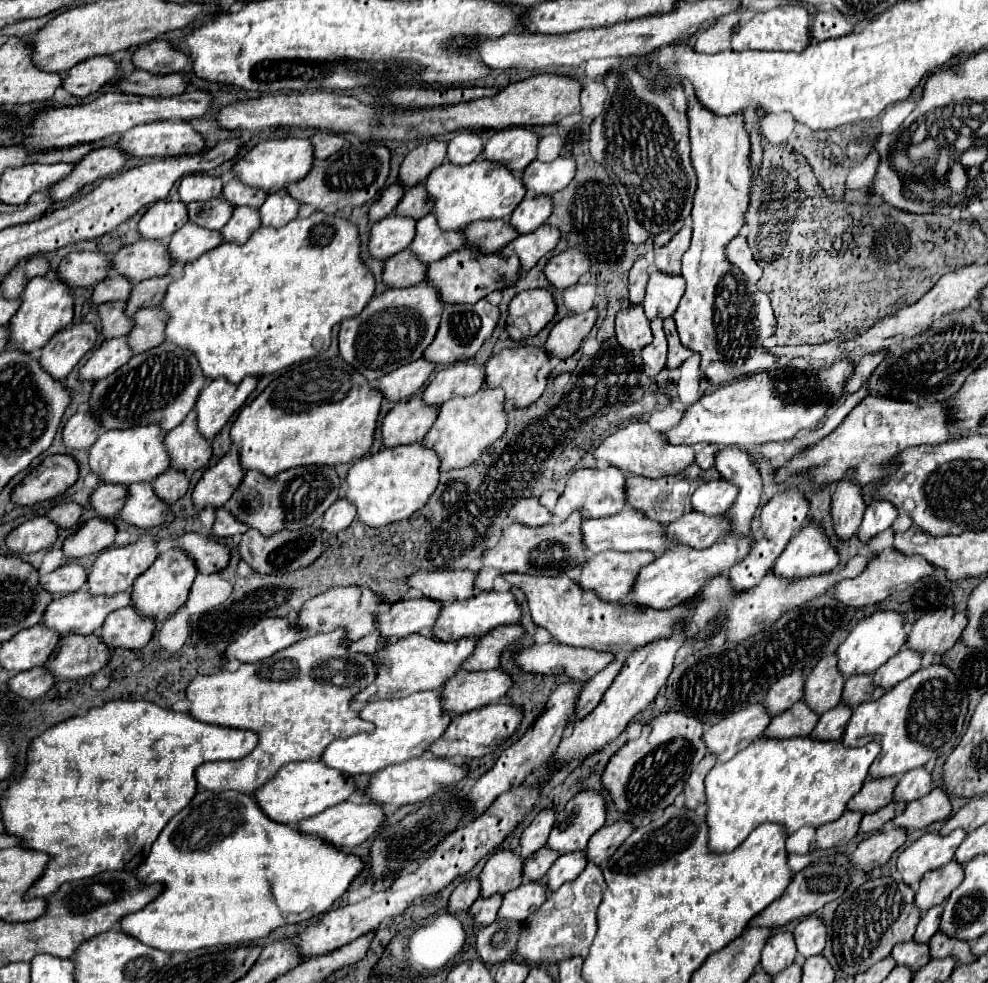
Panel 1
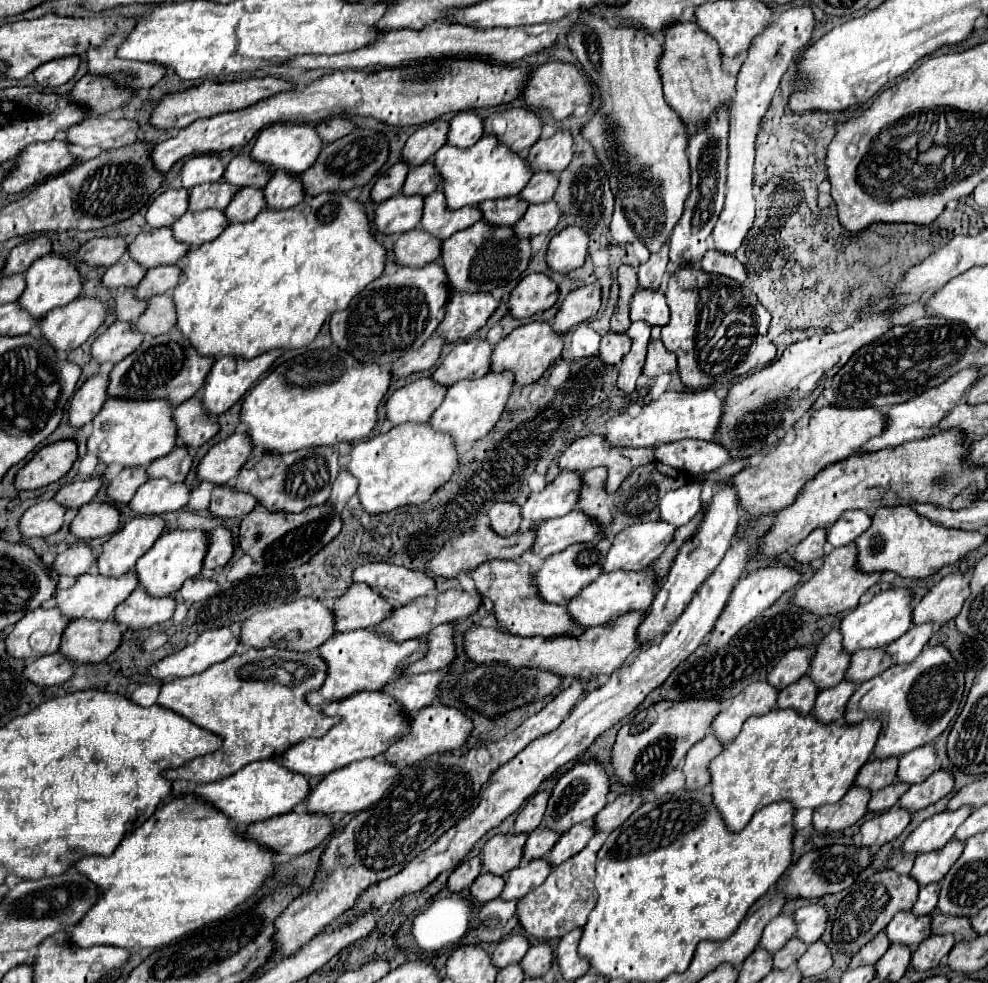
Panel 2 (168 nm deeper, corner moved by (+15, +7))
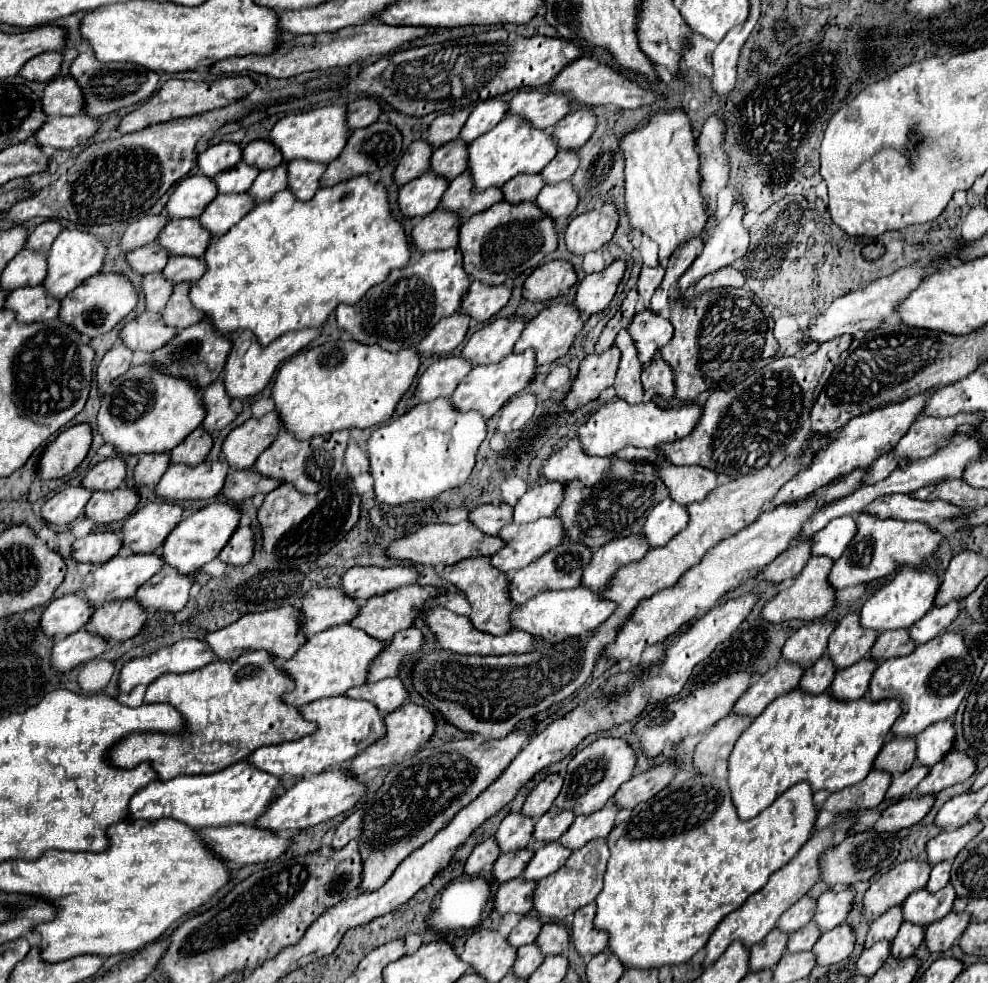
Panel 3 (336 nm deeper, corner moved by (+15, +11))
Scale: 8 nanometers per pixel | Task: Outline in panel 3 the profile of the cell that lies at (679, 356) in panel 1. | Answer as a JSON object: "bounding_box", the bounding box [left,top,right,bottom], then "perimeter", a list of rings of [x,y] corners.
{"bounding_box":[641,354,675,398],"perimeter":[[[661,354],[653,356],[653,364],[645,364],[643,374],[641,374],[643,388],[649,390],[653,388],[657,394],[671,398],[675,394],[675,384],[673,384],[673,370],[669,364],[661,360]]]}

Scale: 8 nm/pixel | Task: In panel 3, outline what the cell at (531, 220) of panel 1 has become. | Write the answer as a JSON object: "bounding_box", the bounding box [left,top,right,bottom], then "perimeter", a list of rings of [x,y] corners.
{"bounding_box":[541,150,579,184],"perimeter":[[[559,150],[557,156],[541,170],[541,178],[545,180],[545,184],[563,182],[577,170],[577,164],[579,164],[579,158],[575,152]]]}

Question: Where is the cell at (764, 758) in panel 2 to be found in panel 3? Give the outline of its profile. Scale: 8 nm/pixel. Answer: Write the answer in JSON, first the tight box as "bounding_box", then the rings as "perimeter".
{"bounding_box":[727,690,901,820],"perimeter":[[[791,690],[779,696],[741,734],[741,738],[735,742],[731,756],[727,758],[729,762],[727,782],[739,818],[741,820],[755,818],[769,804],[773,804],[777,796],[781,796],[785,790],[789,790],[799,782],[807,782],[813,792],[819,790],[839,792],[847,786],[859,784],[873,768],[871,764],[885,742],[885,734],[891,730],[899,714],[901,714],[901,704],[897,700],[883,700],[873,704],[865,698],[859,698],[853,702],[839,702],[831,698],[827,692],[813,696],[799,690]]]}

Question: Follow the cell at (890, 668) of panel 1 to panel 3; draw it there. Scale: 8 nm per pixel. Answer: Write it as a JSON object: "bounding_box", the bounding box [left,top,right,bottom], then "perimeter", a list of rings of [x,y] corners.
{"bounding_box":[909,600,959,644],"perimeter":[[[953,600],[947,606],[941,608],[933,608],[933,612],[929,612],[929,616],[923,616],[921,620],[917,620],[917,624],[913,624],[913,628],[909,628],[909,636],[915,640],[915,644],[925,644],[931,638],[939,636],[959,614],[959,602]]]}

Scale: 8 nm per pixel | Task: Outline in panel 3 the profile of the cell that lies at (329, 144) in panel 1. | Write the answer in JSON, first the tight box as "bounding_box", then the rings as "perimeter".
{"bounding_box":[347,98,381,130],"perimeter":[[[357,98],[355,102],[347,104],[347,124],[349,130],[357,130],[357,128],[365,128],[369,124],[373,124],[381,114],[381,106],[377,100],[373,98]]]}

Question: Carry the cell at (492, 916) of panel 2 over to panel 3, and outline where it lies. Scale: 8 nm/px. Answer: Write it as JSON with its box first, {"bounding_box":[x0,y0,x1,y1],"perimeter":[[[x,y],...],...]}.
{"bounding_box":[493,878,535,916],"perimeter":[[[521,878],[509,880],[499,886],[493,898],[493,910],[501,916],[505,914],[519,914],[525,916],[531,910],[531,896],[535,890],[535,882],[525,882]]]}

